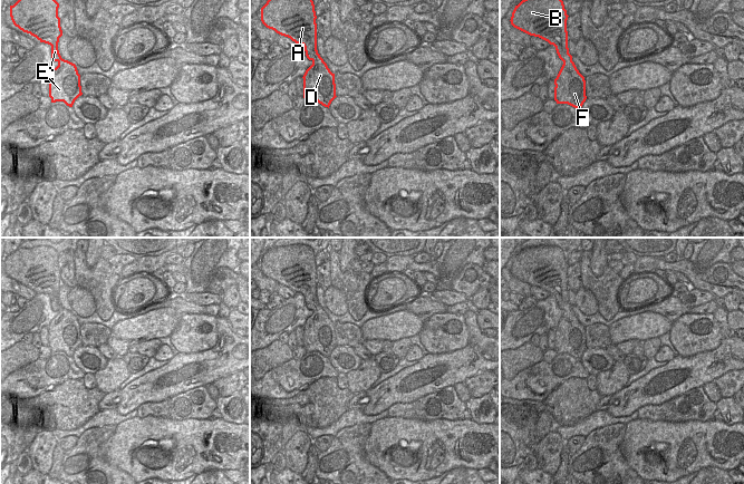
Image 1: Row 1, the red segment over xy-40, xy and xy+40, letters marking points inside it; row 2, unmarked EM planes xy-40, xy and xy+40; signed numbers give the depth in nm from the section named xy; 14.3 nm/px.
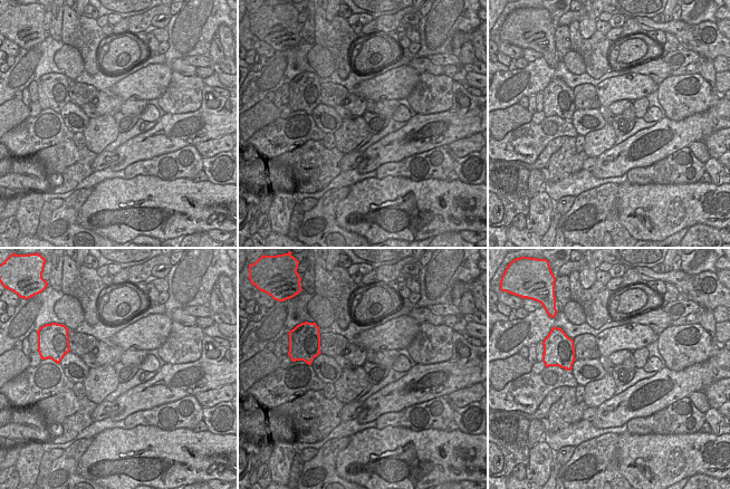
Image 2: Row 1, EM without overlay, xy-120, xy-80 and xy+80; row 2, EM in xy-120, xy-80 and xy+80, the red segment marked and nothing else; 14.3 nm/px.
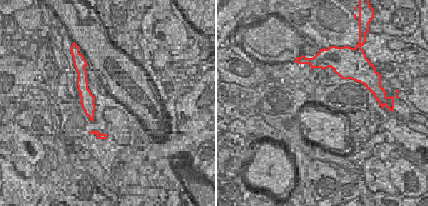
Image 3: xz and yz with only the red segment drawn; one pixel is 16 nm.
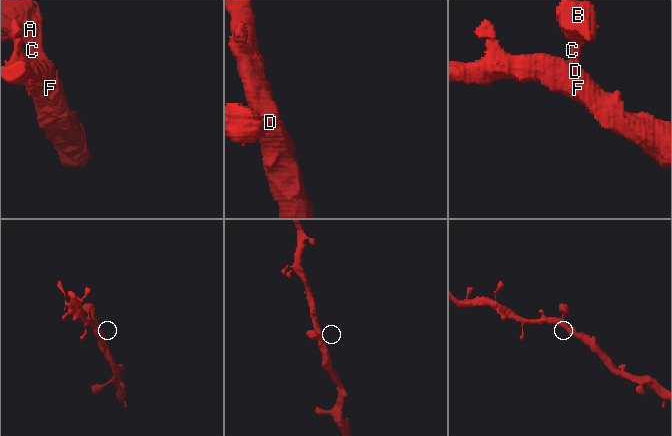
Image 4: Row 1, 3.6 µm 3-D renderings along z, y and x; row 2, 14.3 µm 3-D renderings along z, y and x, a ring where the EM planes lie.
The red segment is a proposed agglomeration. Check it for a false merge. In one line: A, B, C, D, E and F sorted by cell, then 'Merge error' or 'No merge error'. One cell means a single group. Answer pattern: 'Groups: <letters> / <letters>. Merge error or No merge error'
Groups: A B C D E F. No merge error.

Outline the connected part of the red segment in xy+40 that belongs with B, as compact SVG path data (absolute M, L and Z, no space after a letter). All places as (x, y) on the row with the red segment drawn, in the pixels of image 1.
M522 0L510 21L514 28L555 47L563 65L554 79L554 100L580 109L587 99L586 80L569 54L568 17L562 0Z

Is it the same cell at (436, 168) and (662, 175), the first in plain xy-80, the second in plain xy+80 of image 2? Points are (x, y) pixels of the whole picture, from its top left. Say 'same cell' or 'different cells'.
same cell

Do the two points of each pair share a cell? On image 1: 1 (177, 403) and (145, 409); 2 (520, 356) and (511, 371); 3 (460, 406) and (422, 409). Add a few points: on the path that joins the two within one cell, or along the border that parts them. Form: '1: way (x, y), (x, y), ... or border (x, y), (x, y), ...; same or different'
1: way (170, 408), (153, 409); same
2: way (517, 359), (511, 365), (511, 368); same
3: way (451, 406), (438, 406), (431, 414); same

